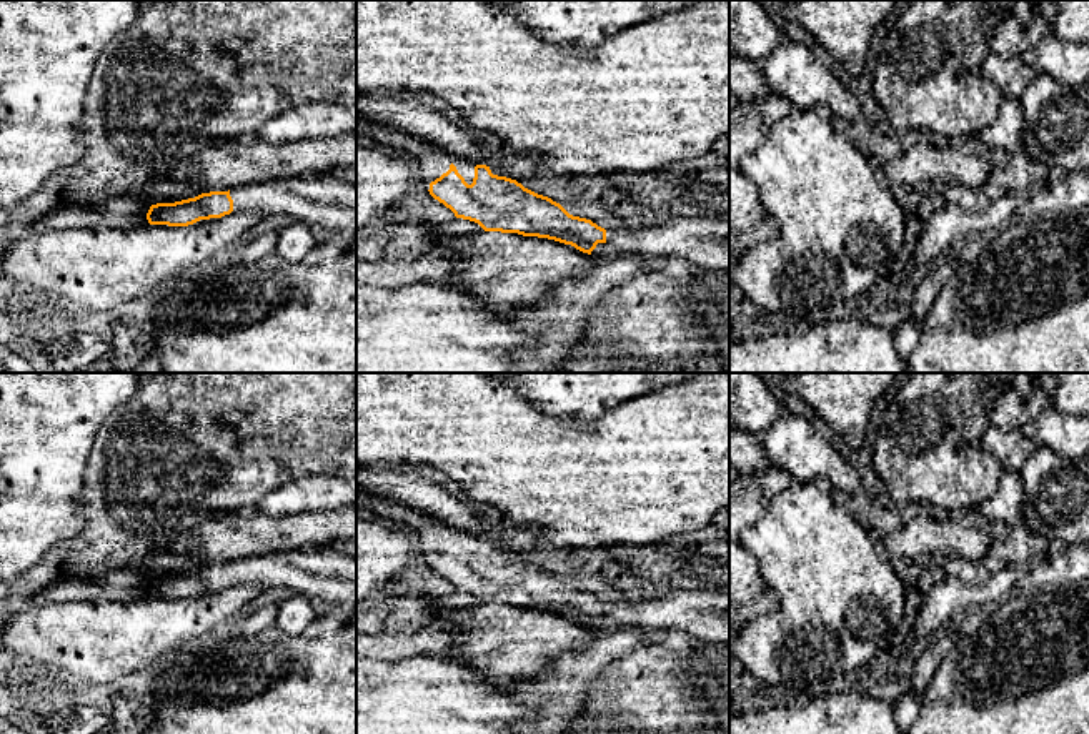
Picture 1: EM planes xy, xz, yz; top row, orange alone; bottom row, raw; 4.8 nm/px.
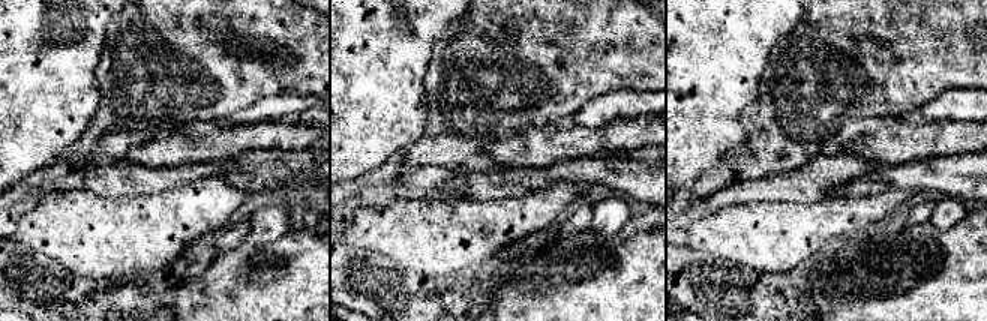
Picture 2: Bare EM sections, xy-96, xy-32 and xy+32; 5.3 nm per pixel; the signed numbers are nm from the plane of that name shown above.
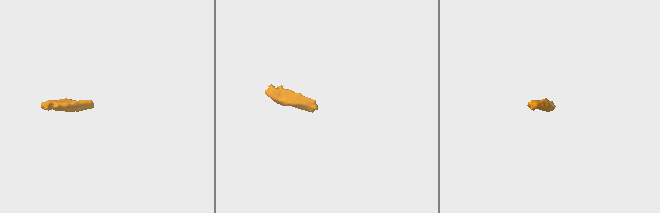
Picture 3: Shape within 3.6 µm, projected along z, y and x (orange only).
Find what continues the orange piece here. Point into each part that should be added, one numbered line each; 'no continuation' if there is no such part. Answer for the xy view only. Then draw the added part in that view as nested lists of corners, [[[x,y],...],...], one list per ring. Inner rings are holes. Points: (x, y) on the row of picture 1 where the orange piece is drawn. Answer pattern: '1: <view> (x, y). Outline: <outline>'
1: xy (322, 202). Outline: [[[295,176],[230,190],[233,211],[290,215],[313,230],[356,233],[356,185],[335,176]]]

